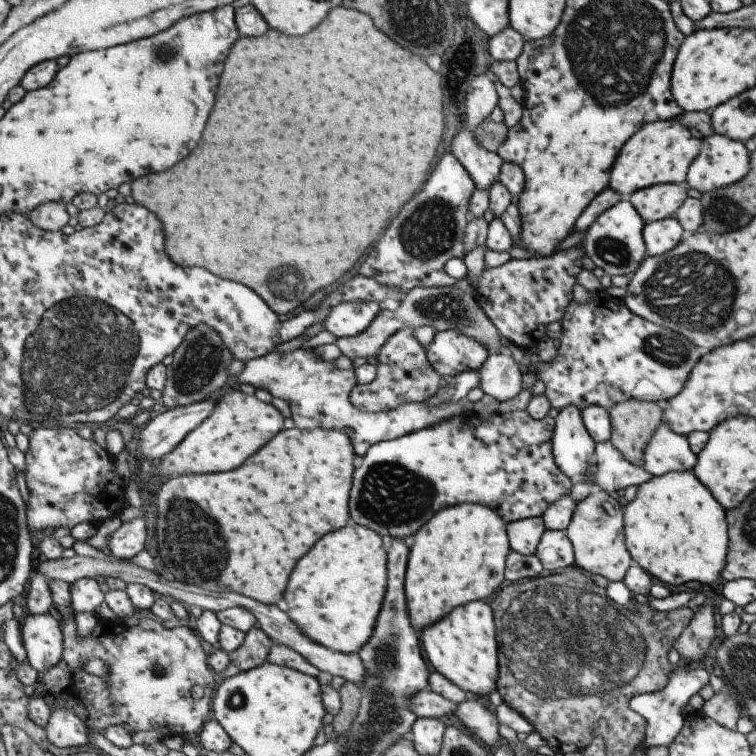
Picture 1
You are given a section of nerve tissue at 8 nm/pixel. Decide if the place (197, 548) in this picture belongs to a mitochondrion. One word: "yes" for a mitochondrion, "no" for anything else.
yes

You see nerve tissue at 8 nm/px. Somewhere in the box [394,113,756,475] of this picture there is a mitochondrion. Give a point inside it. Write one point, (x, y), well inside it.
(712, 289)

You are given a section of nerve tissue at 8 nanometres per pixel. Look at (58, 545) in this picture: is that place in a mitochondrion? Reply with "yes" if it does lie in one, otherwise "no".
no

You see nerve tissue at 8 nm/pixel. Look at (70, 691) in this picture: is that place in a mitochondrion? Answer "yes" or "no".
no

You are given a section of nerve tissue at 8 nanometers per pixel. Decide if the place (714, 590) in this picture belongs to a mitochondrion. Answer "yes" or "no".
no

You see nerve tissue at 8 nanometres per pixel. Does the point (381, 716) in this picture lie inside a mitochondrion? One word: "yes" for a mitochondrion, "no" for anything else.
yes

